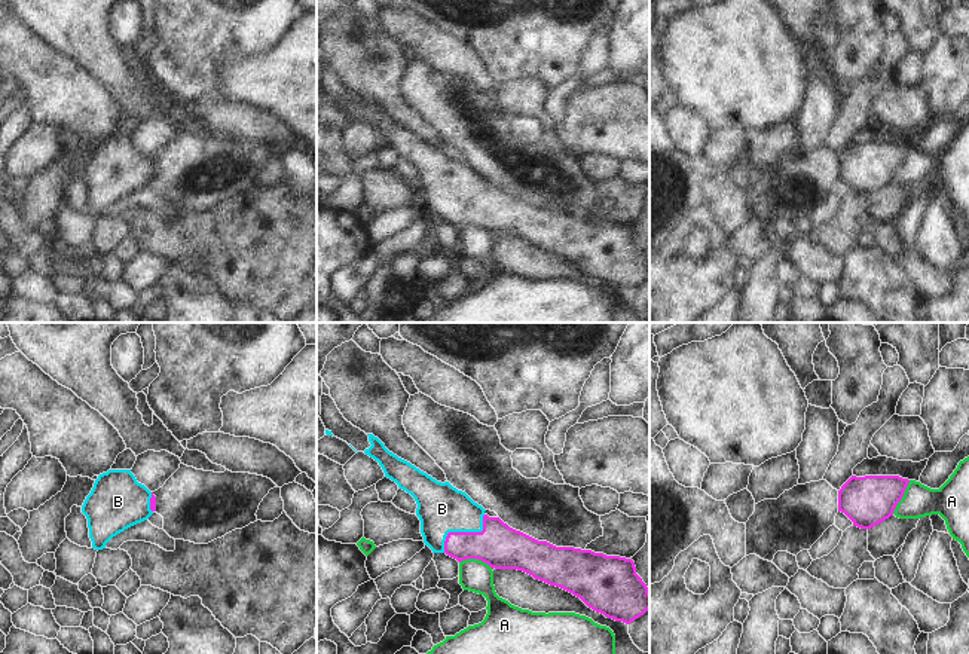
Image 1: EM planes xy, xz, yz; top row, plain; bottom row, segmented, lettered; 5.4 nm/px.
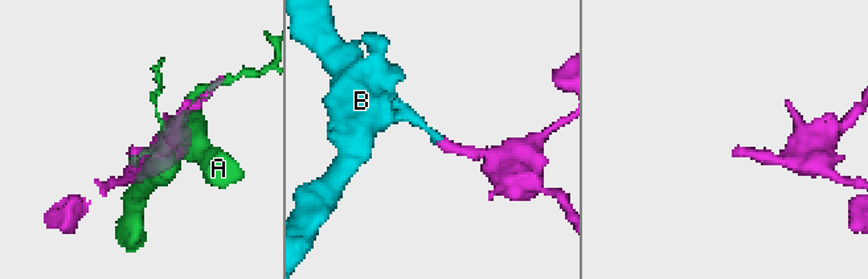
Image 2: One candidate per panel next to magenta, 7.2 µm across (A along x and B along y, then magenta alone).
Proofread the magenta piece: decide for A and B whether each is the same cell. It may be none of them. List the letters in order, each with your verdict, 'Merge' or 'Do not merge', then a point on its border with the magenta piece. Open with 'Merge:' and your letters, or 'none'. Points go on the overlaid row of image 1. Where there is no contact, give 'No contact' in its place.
Merge: B
A: Do not merge. Touches magenta at yz (902, 495)
B: Merge. Touches magenta at xz (462, 532)

